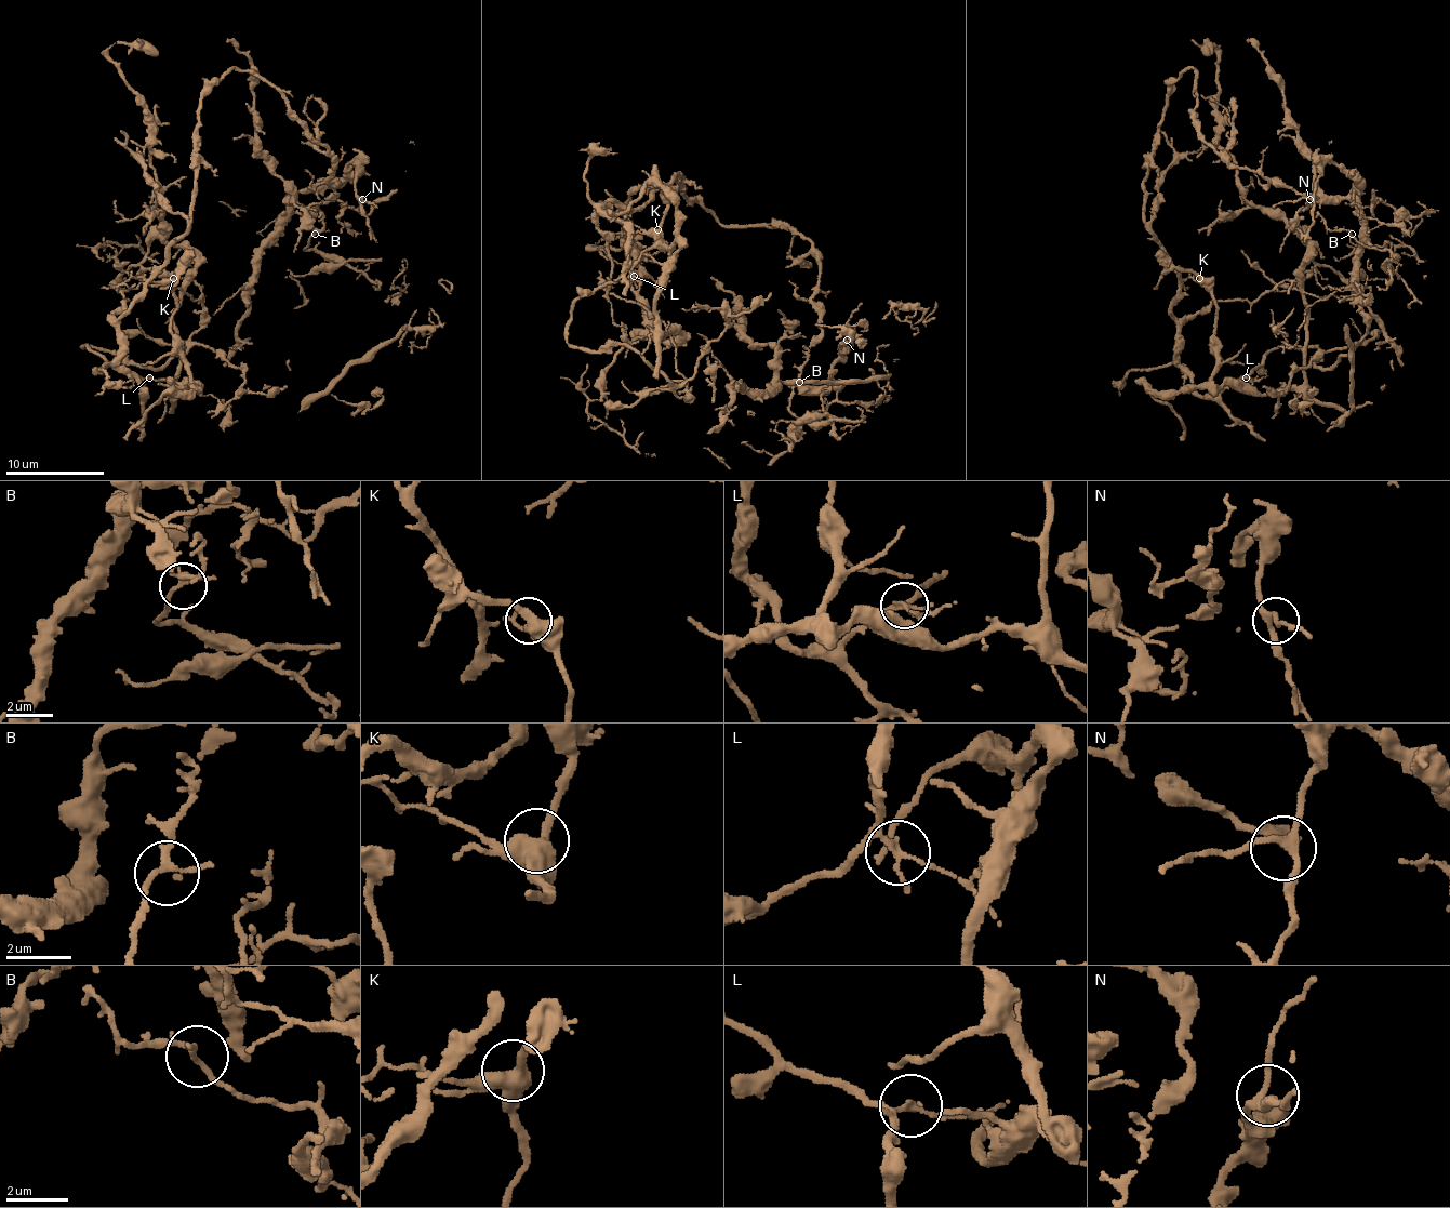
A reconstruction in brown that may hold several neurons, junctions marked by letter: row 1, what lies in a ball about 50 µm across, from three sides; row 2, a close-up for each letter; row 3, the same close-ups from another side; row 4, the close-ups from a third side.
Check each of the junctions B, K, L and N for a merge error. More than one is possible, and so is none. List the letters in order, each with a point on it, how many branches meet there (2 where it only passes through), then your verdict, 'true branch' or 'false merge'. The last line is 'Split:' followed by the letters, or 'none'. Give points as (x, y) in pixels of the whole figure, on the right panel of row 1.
B: (1352, 234) | 3 | true branch
K: (1199, 278) | 3 | true branch
L: (1246, 377) | 5 | false merge
N: (1309, 199) | 3 | true branch
Split: L

